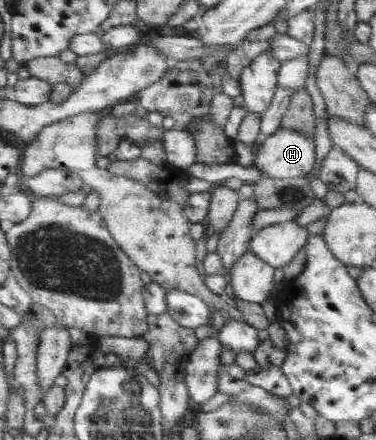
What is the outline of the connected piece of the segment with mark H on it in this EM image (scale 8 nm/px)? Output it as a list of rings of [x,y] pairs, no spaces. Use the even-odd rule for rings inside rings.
[[[281,128],[267,137],[253,163],[271,178],[297,178],[310,174],[318,162],[315,138]]]

